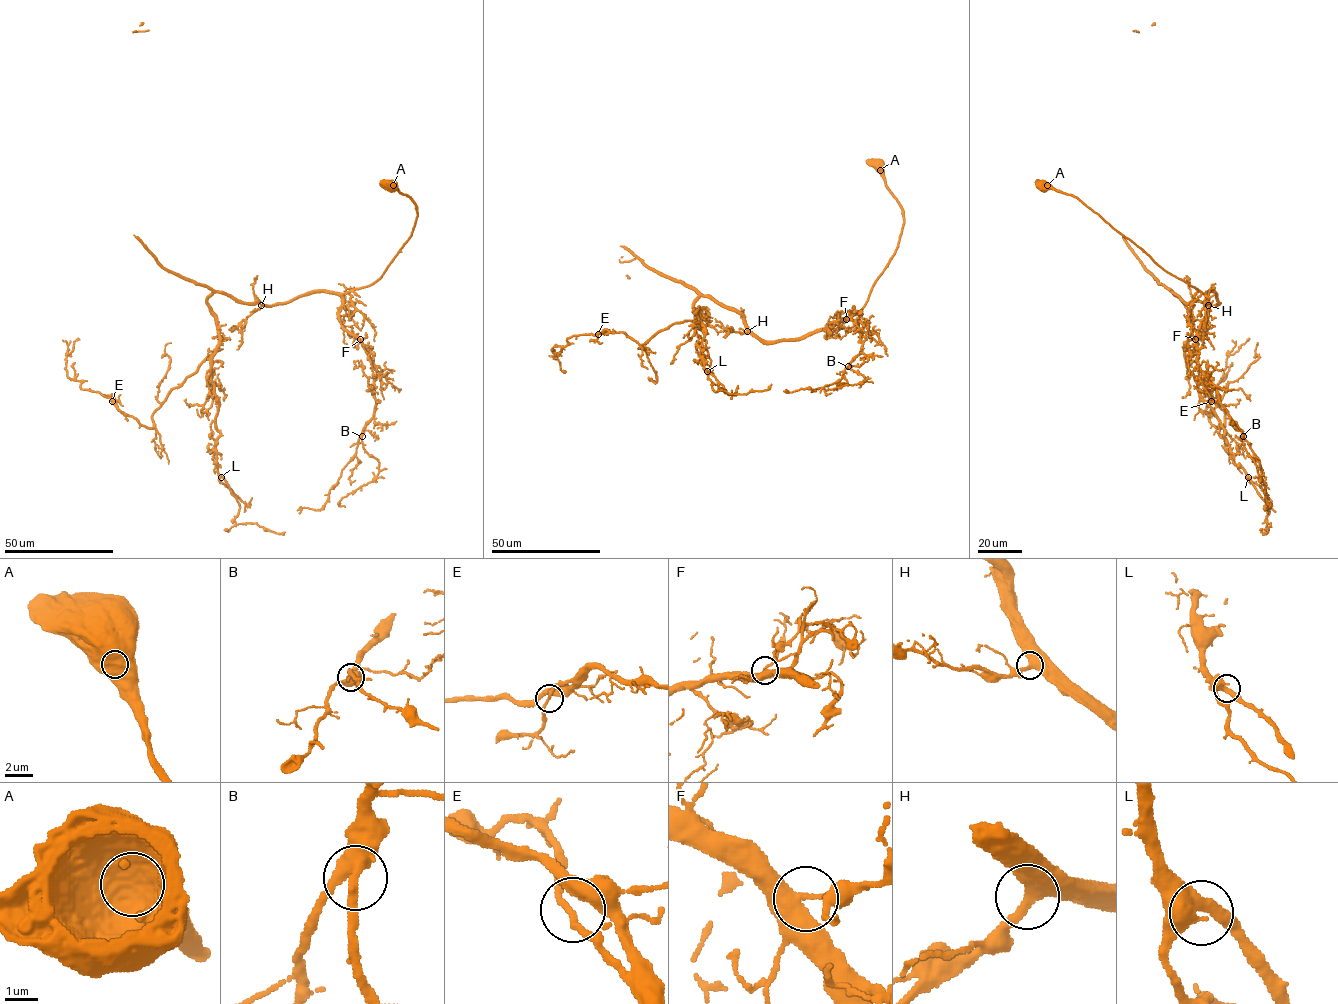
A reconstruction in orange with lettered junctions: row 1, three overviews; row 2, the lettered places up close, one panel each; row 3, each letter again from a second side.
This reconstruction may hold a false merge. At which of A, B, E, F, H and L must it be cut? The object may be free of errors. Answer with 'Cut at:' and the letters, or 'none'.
Cut at: none

